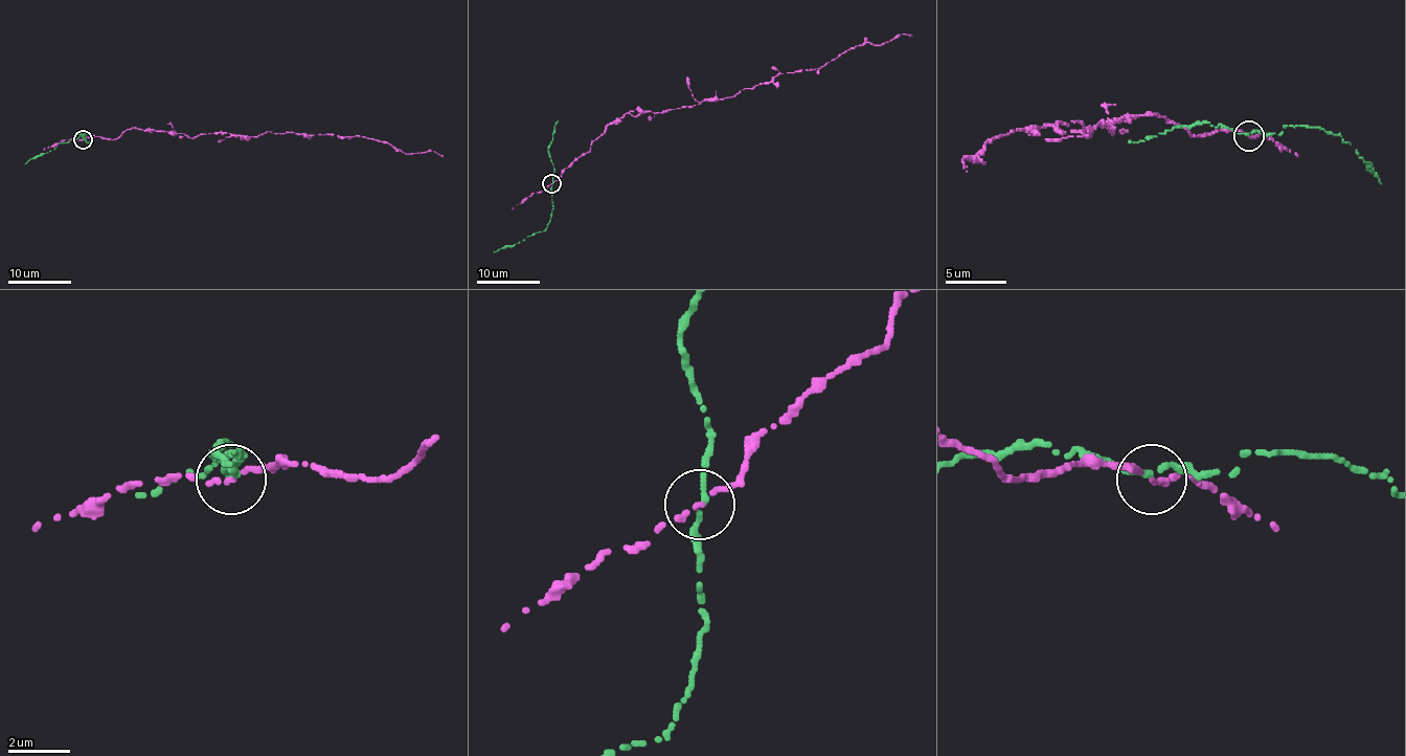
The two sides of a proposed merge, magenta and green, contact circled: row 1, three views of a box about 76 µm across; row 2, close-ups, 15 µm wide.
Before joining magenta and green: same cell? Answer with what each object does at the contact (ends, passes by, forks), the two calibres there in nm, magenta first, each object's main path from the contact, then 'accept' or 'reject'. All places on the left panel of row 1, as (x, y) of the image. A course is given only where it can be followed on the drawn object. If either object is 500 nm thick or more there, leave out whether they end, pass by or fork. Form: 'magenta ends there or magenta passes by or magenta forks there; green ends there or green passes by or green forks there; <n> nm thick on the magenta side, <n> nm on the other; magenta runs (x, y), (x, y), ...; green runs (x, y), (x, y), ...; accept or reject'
magenta ends there; green ends there; 180 nm thick on the magenta side, 240 nm on the other; magenta runs (84, 139), (117, 139), (136, 128), (196, 137), (267, 131), (350, 136), (443, 158); green runs (84, 139), (85, 134), (60, 142), (25, 164); reject

